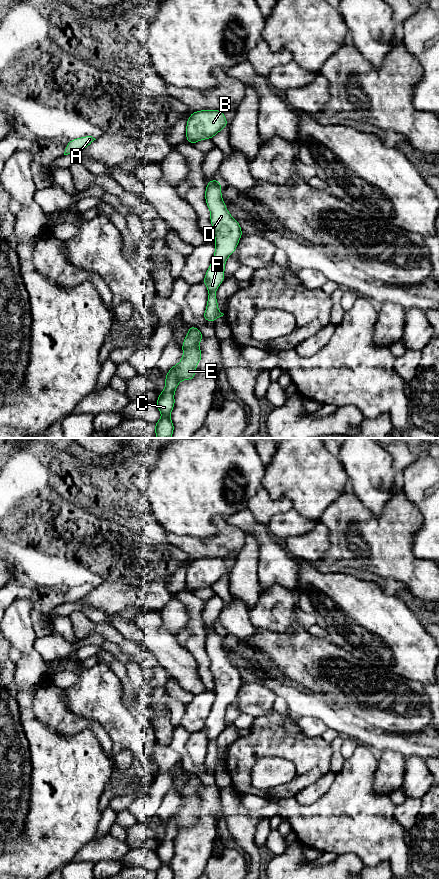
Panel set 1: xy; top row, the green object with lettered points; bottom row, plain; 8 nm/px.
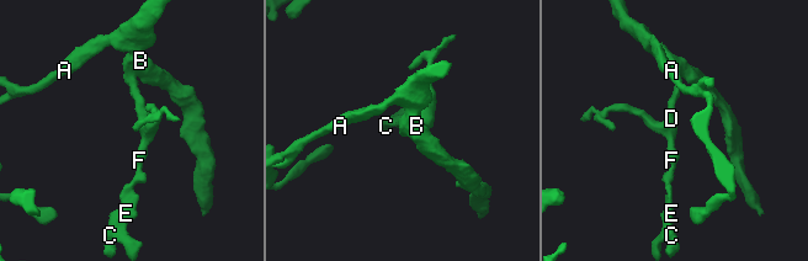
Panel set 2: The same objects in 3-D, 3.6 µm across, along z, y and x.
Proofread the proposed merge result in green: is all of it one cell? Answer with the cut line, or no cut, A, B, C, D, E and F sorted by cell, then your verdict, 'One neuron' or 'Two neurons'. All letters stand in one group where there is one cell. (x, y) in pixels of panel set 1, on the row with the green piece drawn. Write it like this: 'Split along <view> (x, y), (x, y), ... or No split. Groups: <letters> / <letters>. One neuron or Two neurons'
No split. Groups: A B C D E F. One neuron

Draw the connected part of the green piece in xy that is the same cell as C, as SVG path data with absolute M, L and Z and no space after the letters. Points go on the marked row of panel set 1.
M189 325L189 332L182 344L182 360L171 367L165 375L165 389L160 392L155 402L162 418L155 423L155 436L157 438L171 438L174 432L174 424L169 418L174 405L174 393L181 380L191 380L196 375L196 365L202 359L202 352L198 347L204 338L198 328Z

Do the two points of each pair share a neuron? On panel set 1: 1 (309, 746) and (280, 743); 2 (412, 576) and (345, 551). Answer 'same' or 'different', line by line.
1: same
2: same

